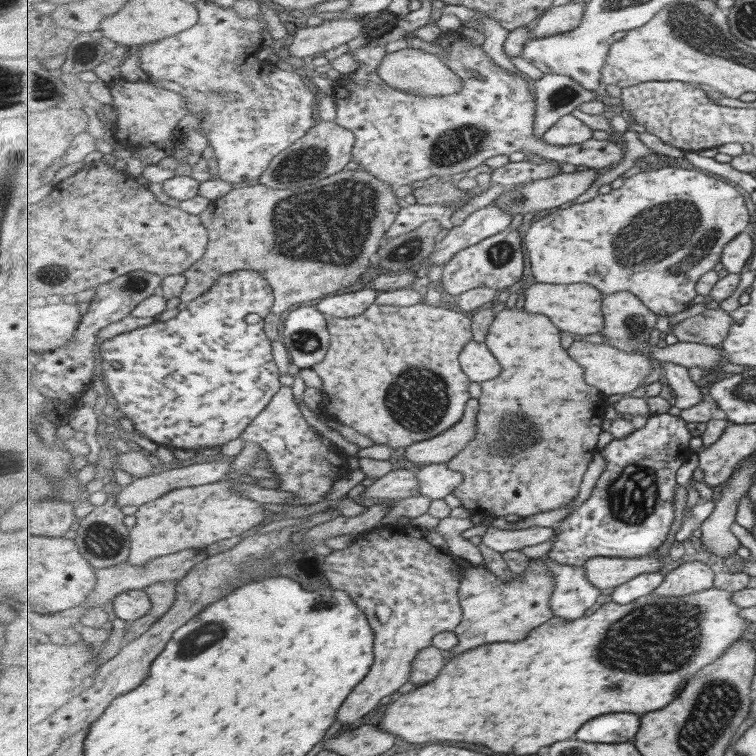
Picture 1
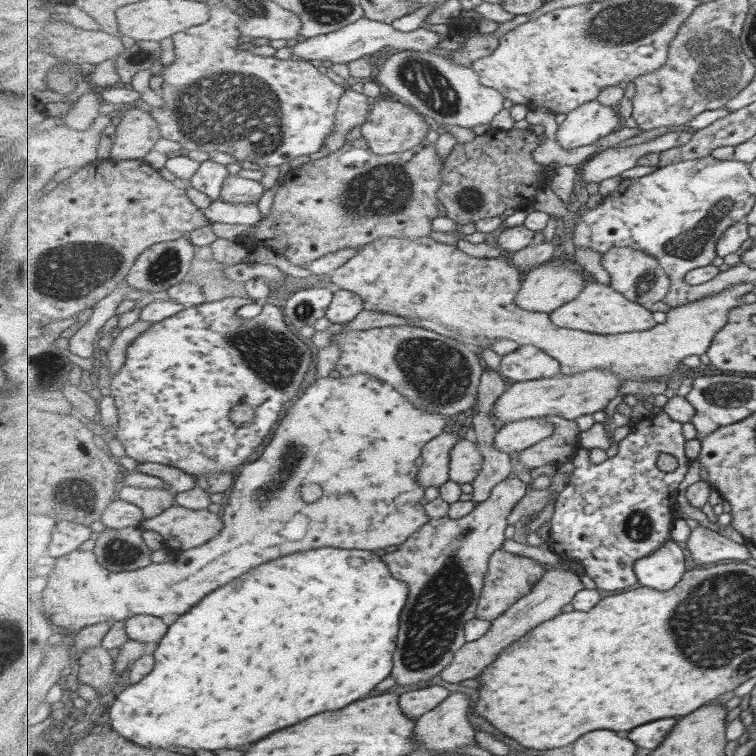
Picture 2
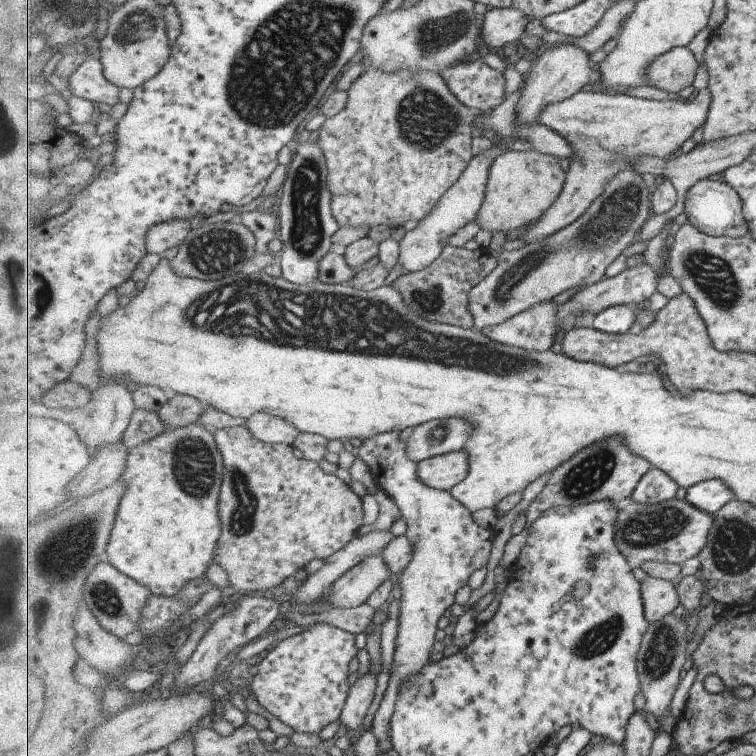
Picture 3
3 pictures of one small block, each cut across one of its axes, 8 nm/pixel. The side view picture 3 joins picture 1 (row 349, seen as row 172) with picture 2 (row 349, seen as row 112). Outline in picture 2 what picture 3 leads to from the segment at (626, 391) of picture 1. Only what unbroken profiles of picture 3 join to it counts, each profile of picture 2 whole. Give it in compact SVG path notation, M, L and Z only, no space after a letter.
M428 236L419 238L379 238L371 244L366 244L358 249L358 253L341 268L330 275L330 282L343 290L357 293L364 300L364 309L389 313L409 319L413 326L423 327L431 332L437 332L441 336L459 340L477 352L492 349L493 344L501 338L515 340L521 345L532 345L545 351L561 363L563 375L575 375L593 369L603 369L609 373L619 375L627 380L666 380L669 374L673 374L683 360L689 356L703 356L708 354L713 340L721 329L728 323L728 316L732 308L737 307L737 298L749 294L755 290L755 284L741 283L730 286L717 295L706 296L683 306L671 307L667 312L665 323L657 324L645 332L629 332L605 336L593 334L581 330L561 328L557 326L552 317L546 312L531 312L523 310L516 304L518 292L521 290L522 270L505 262L505 256L499 258L471 258L469 264L463 254L457 260L455 266L451 266L451 247L443 243L435 244L433 238Z

